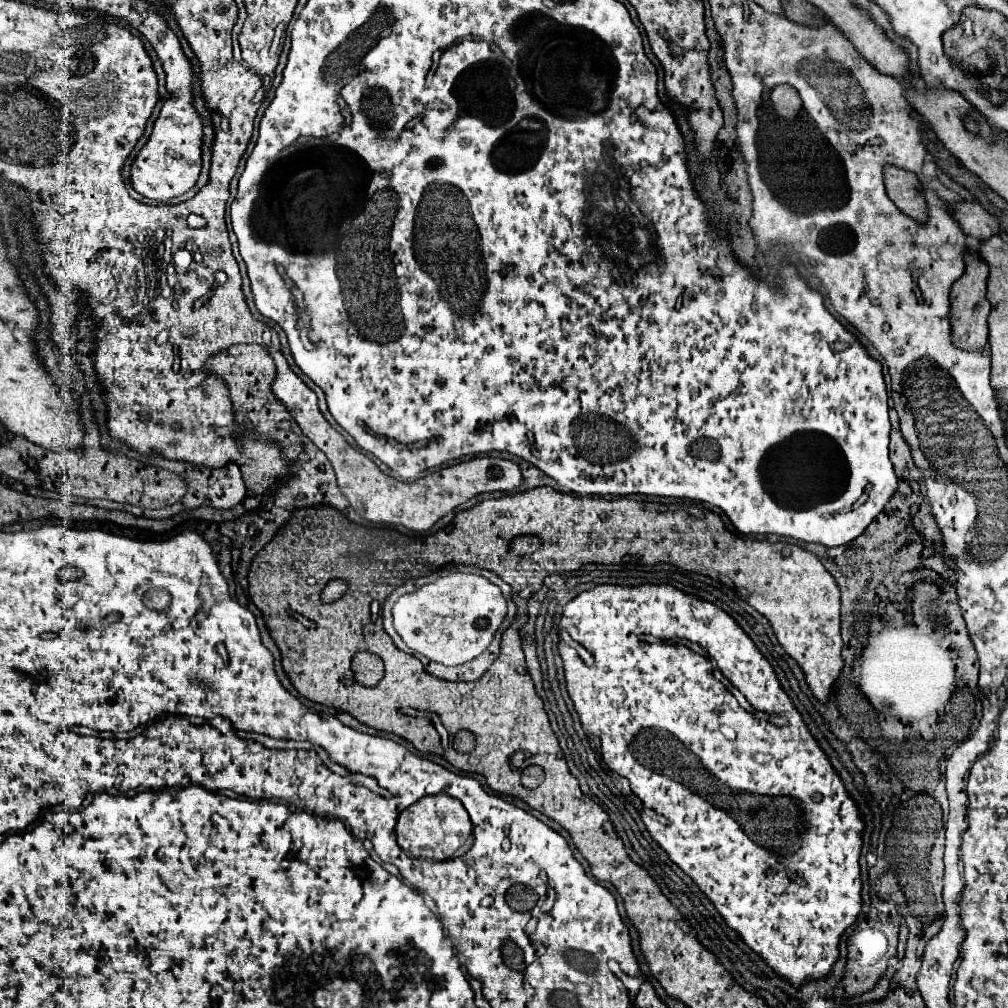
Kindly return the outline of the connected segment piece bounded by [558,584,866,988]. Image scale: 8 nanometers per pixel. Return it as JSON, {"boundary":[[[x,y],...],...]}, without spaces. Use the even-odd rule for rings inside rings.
{"boundary":[[[600,584],[600,586],[594,586],[590,590],[584,590],[582,594],[572,598],[564,606],[564,612],[562,612],[558,628],[566,630],[572,640],[580,642],[584,648],[590,648],[590,652],[594,652],[594,664],[586,666],[586,662],[580,658],[580,654],[572,646],[560,642],[558,650],[560,650],[562,664],[564,664],[566,688],[568,688],[568,694],[572,698],[572,702],[574,702],[576,712],[580,716],[584,732],[588,736],[594,736],[594,738],[600,740],[600,756],[602,756],[602,762],[608,766],[608,770],[616,772],[618,776],[626,776],[628,782],[630,782],[632,792],[642,800],[642,804],[666,818],[666,822],[670,826],[670,832],[666,832],[662,836],[664,840],[658,846],[664,848],[664,852],[670,856],[670,860],[684,874],[688,874],[696,882],[696,886],[706,894],[706,898],[720,912],[724,922],[734,932],[738,932],[738,936],[750,946],[750,950],[756,952],[782,980],[786,980],[788,984],[800,988],[800,986],[804,986],[808,982],[816,982],[816,980],[828,978],[832,968],[834,968],[834,964],[836,964],[836,960],[838,960],[838,956],[840,956],[838,936],[842,936],[842,932],[856,922],[856,918],[858,918],[858,914],[862,910],[860,852],[862,852],[862,834],[864,834],[864,828],[866,828],[866,820],[864,820],[858,804],[846,792],[840,774],[832,768],[830,758],[820,748],[818,740],[810,734],[808,726],[804,724],[804,718],[794,708],[790,696],[780,686],[778,676],[776,676],[772,664],[762,656],[762,652],[756,648],[756,644],[748,638],[748,634],[736,624],[736,620],[730,614],[726,614],[722,608],[714,606],[712,602],[706,602],[706,600],[700,600],[696,596],[684,594],[682,590],[678,590],[678,588],[670,586],[670,584],[640,584],[640,586]],[[670,640],[688,640],[688,642],[700,644],[716,660],[720,672],[732,682],[732,686],[736,686],[750,700],[750,704],[756,710],[784,714],[784,716],[788,716],[790,724],[788,726],[774,726],[772,722],[766,722],[766,720],[758,718],[756,714],[746,712],[744,708],[740,708],[740,704],[736,702],[732,692],[726,690],[726,686],[712,676],[712,664],[710,664],[710,660],[706,656],[696,654],[696,652],[688,650],[686,646],[664,644],[664,642],[670,642]],[[814,792],[822,794],[820,802],[812,800]],[[758,796],[778,798],[778,802],[762,802],[762,798],[758,798]]]}

